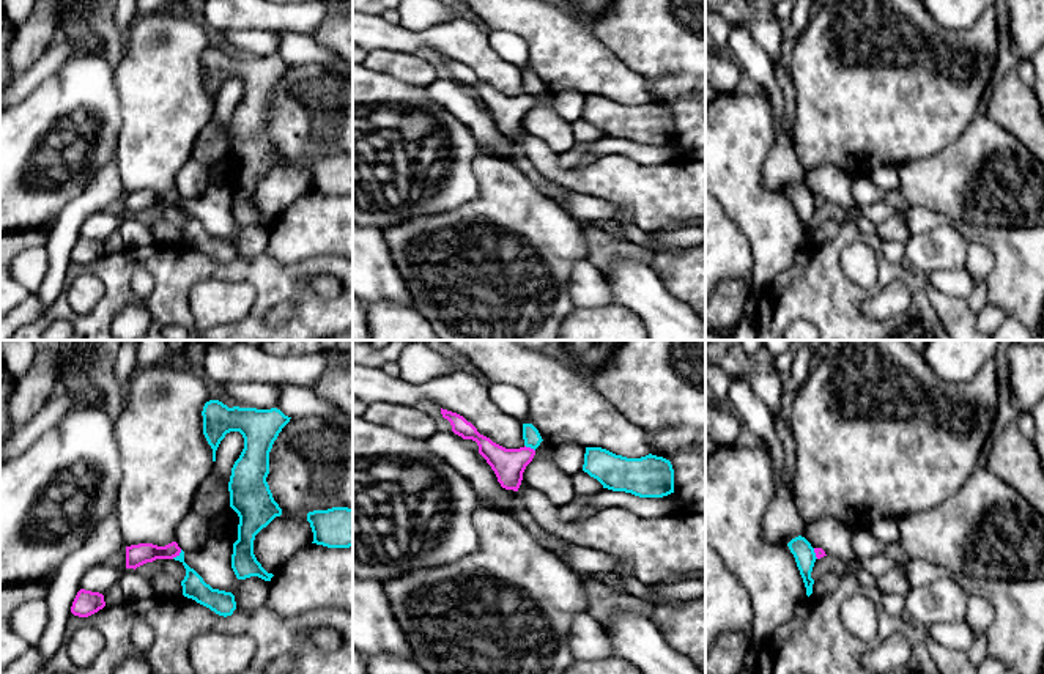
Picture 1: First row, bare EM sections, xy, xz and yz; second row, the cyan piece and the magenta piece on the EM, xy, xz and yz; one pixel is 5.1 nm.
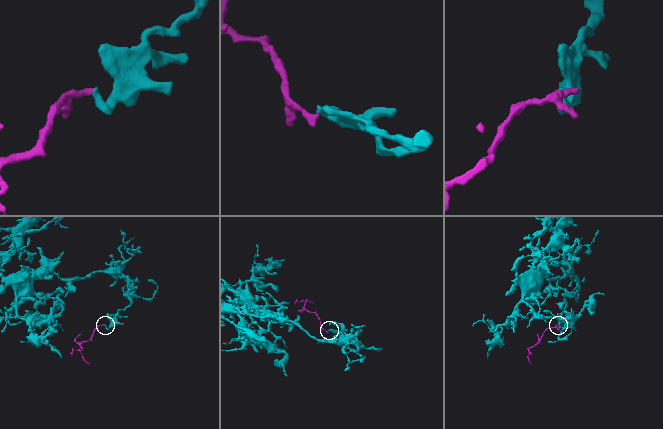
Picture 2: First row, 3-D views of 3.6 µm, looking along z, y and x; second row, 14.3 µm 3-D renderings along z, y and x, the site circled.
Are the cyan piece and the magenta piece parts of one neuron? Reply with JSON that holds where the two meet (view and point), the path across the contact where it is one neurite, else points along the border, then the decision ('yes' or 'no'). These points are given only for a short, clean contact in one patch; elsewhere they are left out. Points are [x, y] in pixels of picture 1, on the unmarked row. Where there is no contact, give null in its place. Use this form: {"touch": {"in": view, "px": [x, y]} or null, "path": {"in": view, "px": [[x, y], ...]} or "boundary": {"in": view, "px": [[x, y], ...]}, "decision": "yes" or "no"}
{"touch": {"in": "xy", "px": [177, 203]}, "boundary": {"in": "xy", "px": [[181, 197], [172, 205]]}, "decision": "no"}

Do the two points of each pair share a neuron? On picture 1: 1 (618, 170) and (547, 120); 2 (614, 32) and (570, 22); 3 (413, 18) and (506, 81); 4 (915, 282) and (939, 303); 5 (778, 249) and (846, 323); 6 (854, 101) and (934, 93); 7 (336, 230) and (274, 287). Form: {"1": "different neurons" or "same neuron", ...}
{"1": "different neurons", "2": "different neurons", "3": "different neurons", "4": "different neurons", "5": "different neurons", "6": "same neuron", "7": "different neurons"}

